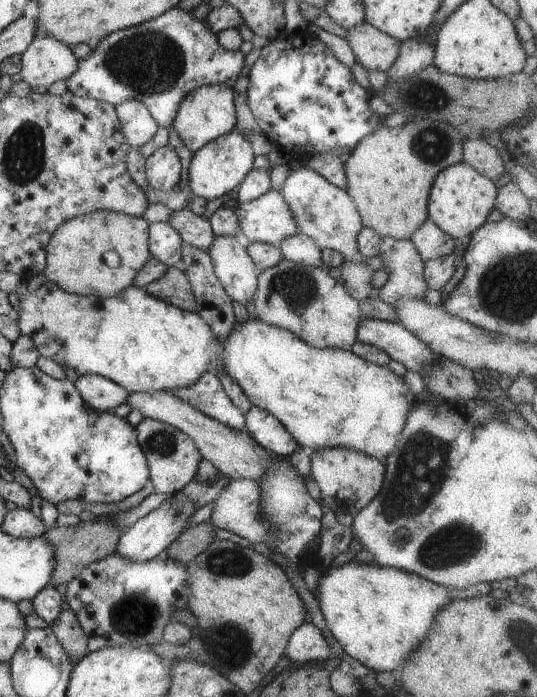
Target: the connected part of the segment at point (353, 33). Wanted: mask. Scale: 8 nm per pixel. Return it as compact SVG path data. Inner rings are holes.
M365 21L348 29L345 40L357 62L368 71L388 71L399 56L400 42Z

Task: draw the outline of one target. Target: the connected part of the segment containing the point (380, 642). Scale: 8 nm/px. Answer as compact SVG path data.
M352 560L340 567L327 566L322 569L322 573L324 576L319 579L319 596L316 600L320 604L328 630L332 632L343 652L376 673L388 671L396 675L403 670L411 655L419 652L435 624L435 617L444 606L454 601L485 596L487 589L491 589L486 588L486 583L479 583L468 589L444 587L404 570L378 567L374 564L361 565Z

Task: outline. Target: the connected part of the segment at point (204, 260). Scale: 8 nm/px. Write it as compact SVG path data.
M184 244L181 253L183 257L185 274L189 279L194 297L197 301L196 313L207 323L212 330L216 341L224 341L233 331L237 324L233 301L226 294L222 284L218 281L215 274L214 264L208 252L199 250L194 246Z

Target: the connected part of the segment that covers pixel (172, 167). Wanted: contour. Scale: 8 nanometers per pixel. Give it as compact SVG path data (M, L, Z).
M171 146L156 150L145 158L145 174L150 188L169 192L181 179L182 164Z

